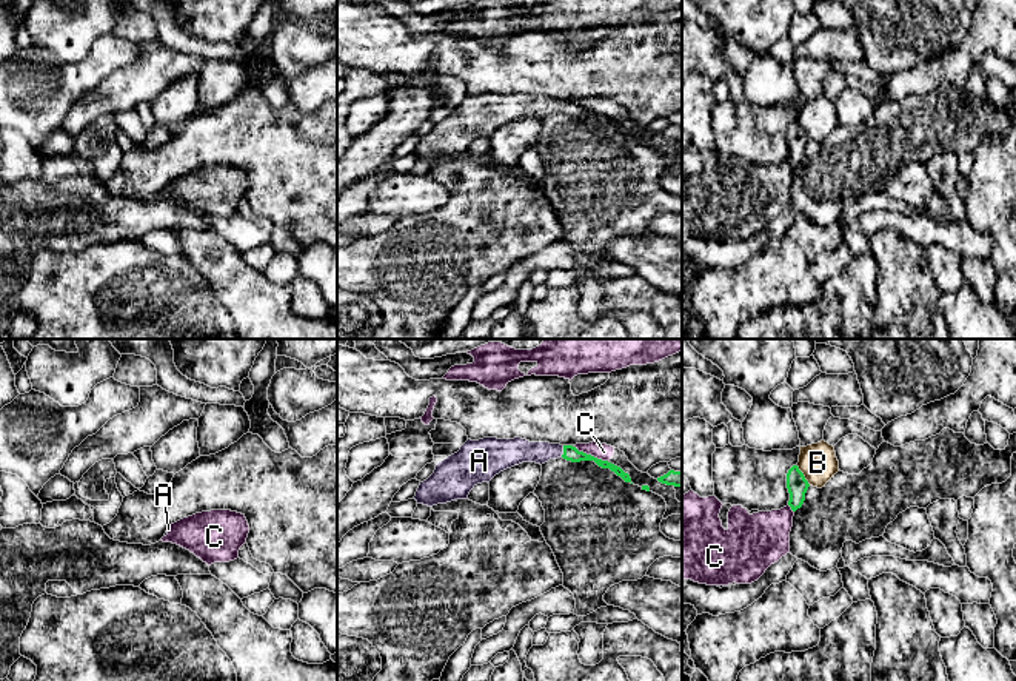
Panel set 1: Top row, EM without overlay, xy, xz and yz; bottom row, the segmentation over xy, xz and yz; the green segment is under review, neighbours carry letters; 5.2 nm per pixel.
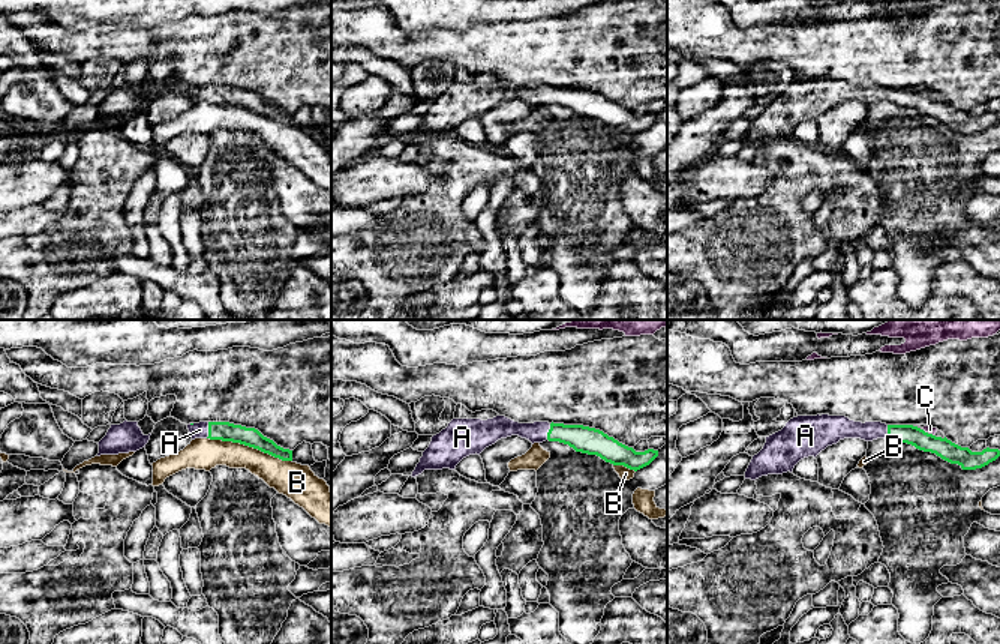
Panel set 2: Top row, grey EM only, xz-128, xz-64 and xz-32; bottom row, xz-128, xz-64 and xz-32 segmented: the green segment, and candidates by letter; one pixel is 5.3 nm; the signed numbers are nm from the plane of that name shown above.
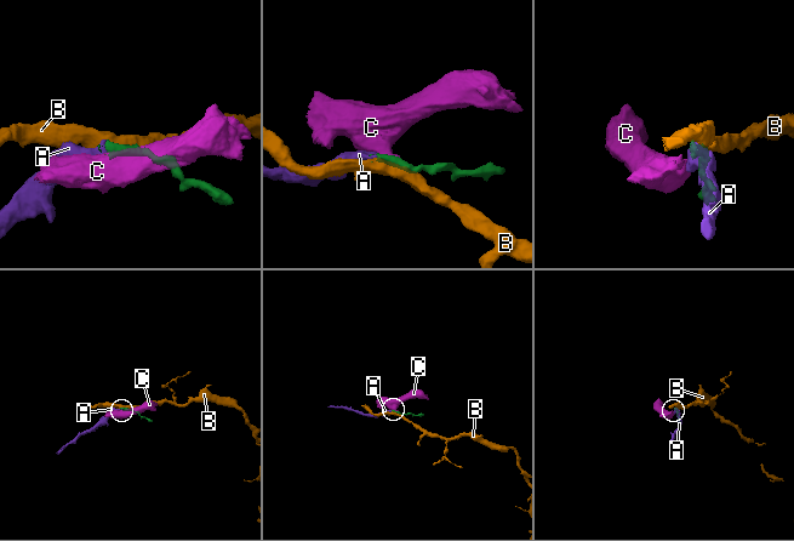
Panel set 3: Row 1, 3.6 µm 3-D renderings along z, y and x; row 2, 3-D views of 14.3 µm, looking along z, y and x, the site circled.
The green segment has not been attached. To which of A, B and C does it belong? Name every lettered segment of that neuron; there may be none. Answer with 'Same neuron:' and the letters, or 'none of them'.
Same neuron: A

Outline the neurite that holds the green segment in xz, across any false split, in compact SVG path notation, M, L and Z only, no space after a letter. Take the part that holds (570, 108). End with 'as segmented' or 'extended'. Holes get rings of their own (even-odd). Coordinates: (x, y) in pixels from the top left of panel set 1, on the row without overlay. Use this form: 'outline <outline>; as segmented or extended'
outline M522 92L468 94L457 108L436 120L434 128L420 137L414 154L428 162L468 154L470 146L482 137L490 137L500 126L522 117L545 119L550 114L563 112L571 117L594 116L602 123L610 123L625 137L631 137L620 122L579 106L573 100L550 97L530 97Z; extended

